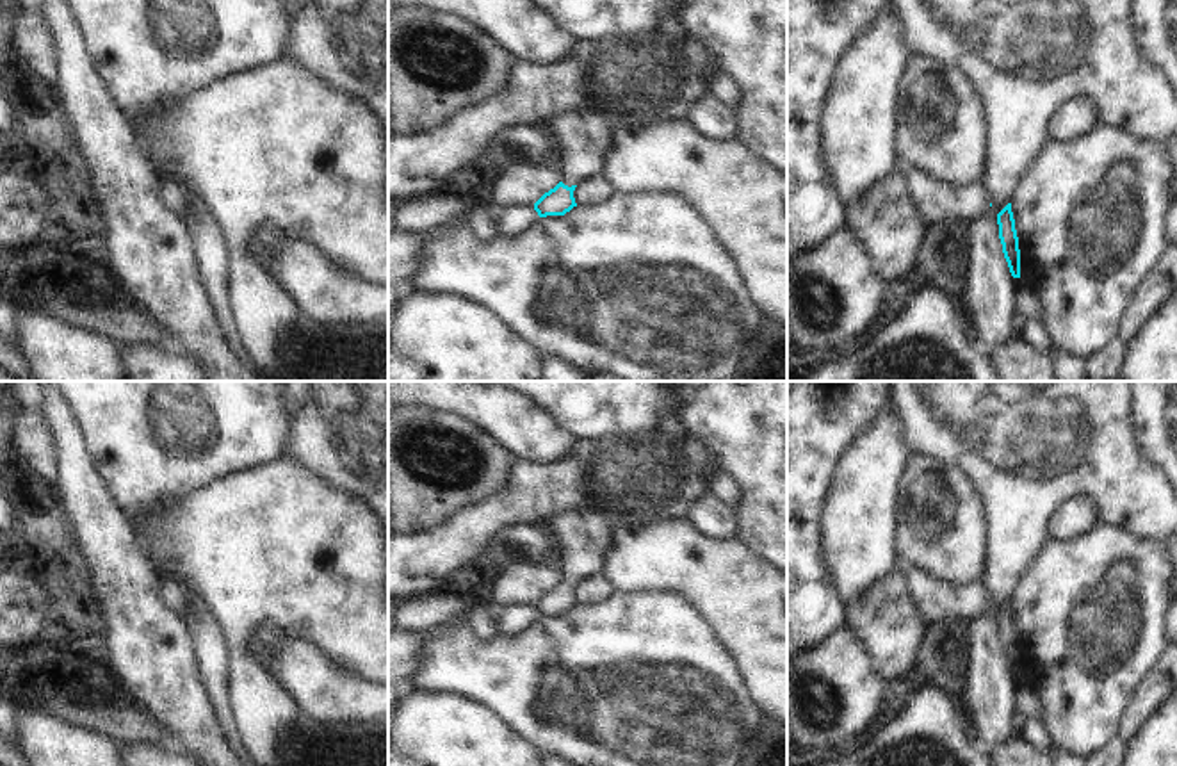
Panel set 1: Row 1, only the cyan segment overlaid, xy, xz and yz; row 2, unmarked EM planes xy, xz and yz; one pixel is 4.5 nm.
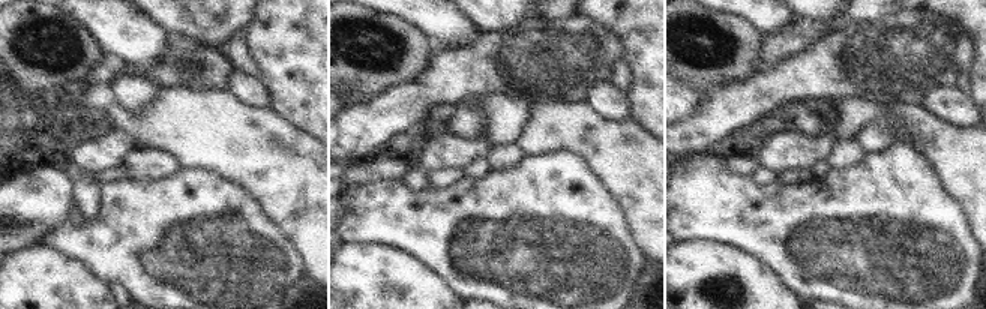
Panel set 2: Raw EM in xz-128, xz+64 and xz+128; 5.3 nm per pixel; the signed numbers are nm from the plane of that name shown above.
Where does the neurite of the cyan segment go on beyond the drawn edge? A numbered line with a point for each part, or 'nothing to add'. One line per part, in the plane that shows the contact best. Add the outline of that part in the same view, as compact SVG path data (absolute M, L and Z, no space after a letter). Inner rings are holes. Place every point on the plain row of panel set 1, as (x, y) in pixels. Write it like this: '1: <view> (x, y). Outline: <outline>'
1: xz (583, 535). Outline: M572 508L543 518L541 524L557 543L556 568L564 584L600 574L614 518L591 508Z

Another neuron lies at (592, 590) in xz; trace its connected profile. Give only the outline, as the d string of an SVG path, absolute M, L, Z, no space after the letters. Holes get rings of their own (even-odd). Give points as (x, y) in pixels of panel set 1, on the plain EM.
M600 574L579 581L573 590L575 602L580 607L598 604L600 600L607 600L613 593L613 584Z

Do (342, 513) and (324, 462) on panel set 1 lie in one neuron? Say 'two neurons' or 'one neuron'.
two neurons

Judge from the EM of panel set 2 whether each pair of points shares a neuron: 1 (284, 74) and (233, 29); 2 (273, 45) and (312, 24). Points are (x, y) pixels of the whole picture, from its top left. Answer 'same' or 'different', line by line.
1: different
2: same

